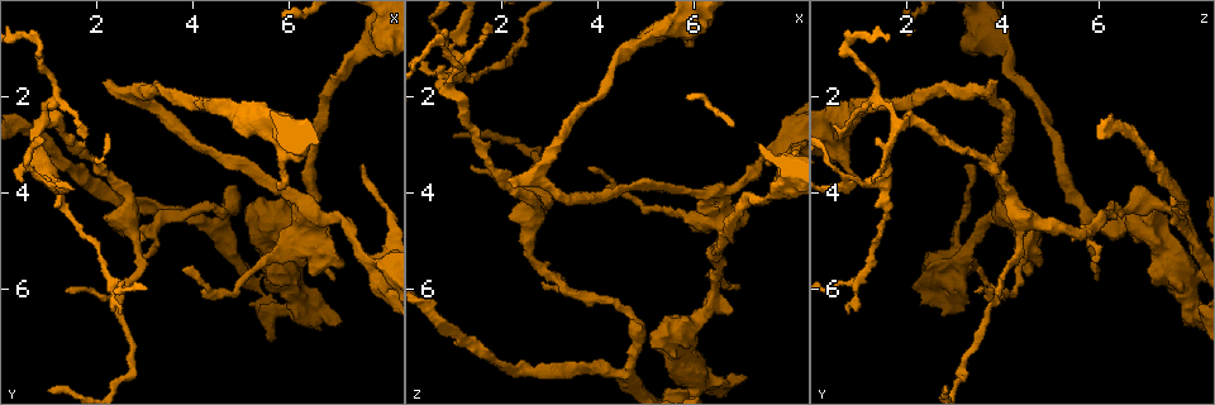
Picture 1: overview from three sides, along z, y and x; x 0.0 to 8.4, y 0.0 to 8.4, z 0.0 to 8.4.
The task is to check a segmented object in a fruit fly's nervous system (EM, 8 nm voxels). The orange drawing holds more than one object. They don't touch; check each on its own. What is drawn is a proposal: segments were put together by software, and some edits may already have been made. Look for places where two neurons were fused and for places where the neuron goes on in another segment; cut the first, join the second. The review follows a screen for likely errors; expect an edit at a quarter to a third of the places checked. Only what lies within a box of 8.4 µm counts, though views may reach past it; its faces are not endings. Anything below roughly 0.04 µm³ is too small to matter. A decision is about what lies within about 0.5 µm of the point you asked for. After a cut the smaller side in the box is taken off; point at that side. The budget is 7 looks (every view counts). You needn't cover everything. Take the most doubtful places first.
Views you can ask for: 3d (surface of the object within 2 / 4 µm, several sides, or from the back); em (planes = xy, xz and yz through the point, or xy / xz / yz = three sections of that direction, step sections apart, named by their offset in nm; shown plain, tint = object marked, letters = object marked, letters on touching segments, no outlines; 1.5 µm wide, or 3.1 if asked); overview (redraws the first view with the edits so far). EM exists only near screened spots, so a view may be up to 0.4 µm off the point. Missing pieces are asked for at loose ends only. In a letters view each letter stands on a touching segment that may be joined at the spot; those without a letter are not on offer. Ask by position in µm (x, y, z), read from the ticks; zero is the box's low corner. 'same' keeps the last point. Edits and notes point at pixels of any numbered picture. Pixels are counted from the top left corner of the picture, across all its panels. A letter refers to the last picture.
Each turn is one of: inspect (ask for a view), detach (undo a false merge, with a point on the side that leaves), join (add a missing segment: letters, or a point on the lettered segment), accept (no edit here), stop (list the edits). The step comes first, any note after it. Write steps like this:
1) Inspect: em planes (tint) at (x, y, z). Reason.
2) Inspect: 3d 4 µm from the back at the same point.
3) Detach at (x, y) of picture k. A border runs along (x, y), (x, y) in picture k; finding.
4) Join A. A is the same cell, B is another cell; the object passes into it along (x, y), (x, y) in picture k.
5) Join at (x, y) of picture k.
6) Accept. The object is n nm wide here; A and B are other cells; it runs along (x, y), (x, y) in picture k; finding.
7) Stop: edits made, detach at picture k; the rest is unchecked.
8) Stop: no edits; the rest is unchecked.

Inspect: 3d 4 µm at (2.15, 1.70, 3.70). Free end.

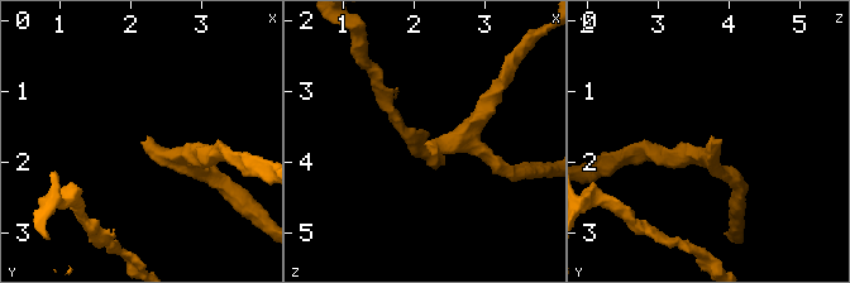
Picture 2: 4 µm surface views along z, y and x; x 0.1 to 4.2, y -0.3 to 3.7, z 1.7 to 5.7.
Inspect: em yz step 4 (tint) at (2.10, 1.70, 3.75). Now the EM.

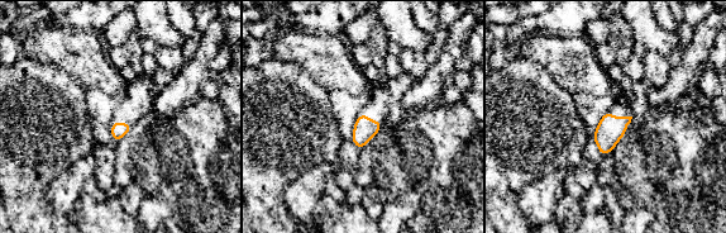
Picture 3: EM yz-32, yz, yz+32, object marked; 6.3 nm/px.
Inspect: em planes (letters) at the same point.

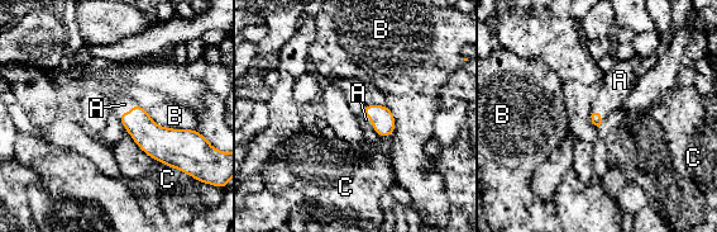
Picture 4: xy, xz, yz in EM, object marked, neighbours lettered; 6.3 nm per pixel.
Join A. A is the same cell, B and C are other cells; the object passes into it along (156, 141), (129, 112), (124, 104) in picture 4; it goes on there.

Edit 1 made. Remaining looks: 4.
Inspect: overview.

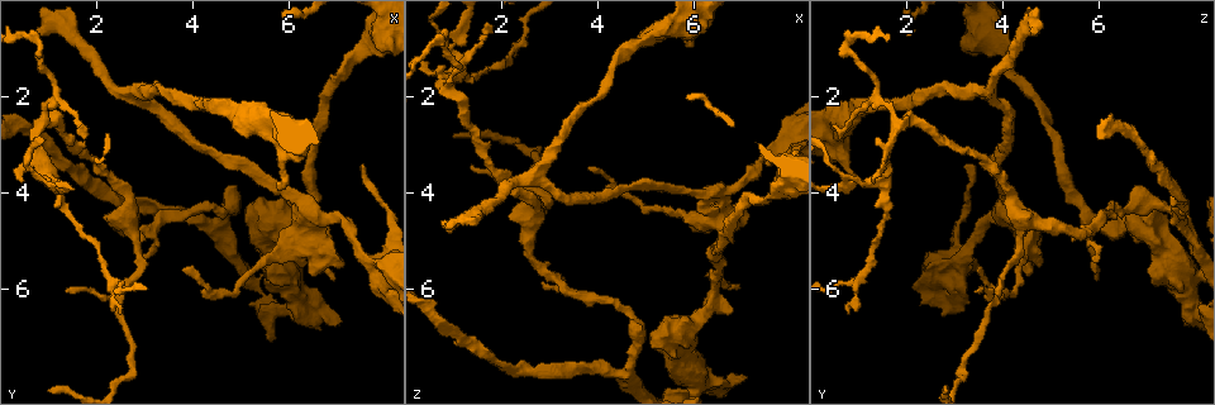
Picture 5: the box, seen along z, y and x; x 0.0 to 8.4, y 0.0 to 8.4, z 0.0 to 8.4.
Inspect: 3d 4 µm at (0.90, 2.60, 1.85). Sharp bend.

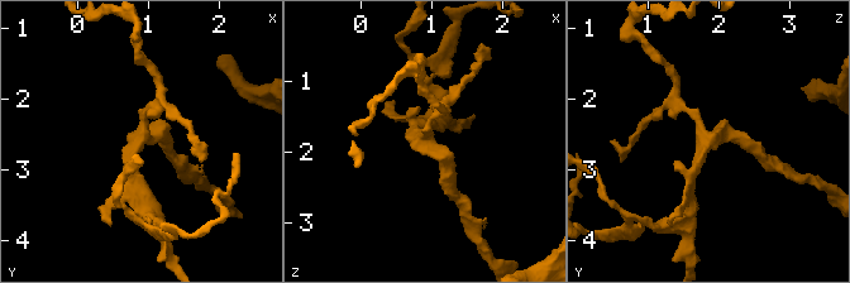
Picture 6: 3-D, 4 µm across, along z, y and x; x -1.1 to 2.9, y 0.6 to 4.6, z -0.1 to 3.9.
Inspect: em xz step 8 (tint) at (0.85, 2.55, 1.80).

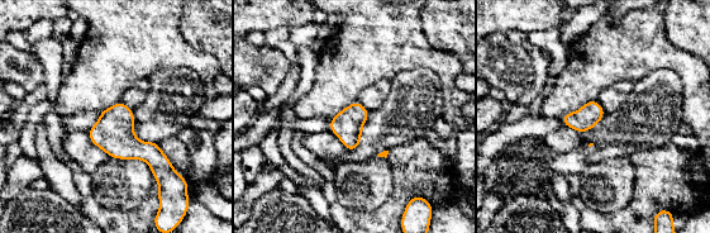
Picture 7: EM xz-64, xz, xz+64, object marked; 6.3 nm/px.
Inspect: em planes (letters) at the same point.

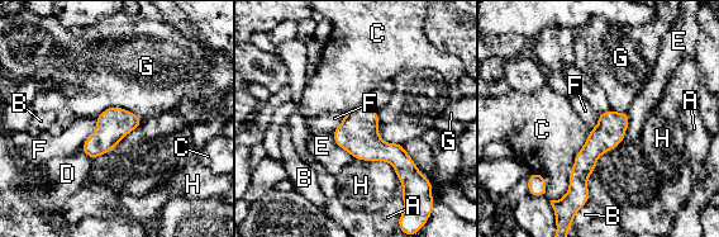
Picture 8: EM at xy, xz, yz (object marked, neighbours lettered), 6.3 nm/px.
Accept. A, B, C, D, E, F, G and H are other cells; 3 arms meet here; it runs along (624, 115), (586, 156), (582, 195) in picture 8; all the same neuron.

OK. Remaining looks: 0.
Stop: edits made, join at picture 4; the rest is unchecked.

